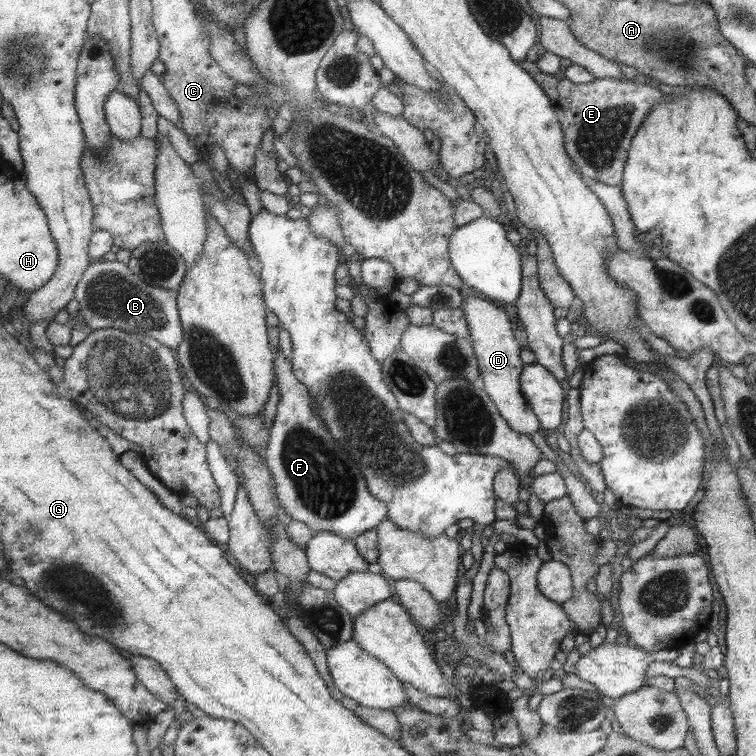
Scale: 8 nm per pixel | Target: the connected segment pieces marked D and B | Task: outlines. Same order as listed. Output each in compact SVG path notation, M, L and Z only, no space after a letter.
M463 284L459 290L462 293L461 309L467 324L468 339L476 356L476 363L480 374L480 387L495 406L499 416L509 425L511 430L529 436L539 430L537 426L537 415L527 406L522 392L519 392L520 378L523 364L519 362L519 346L513 338L513 332L509 328L509 318L503 308L499 308L493 301L487 302L483 298L475 298L473 290Z
M117 261L91 263L74 290L74 299L78 302L77 314L90 330L119 328L130 334L157 339L175 350L182 340L177 291L151 286Z

